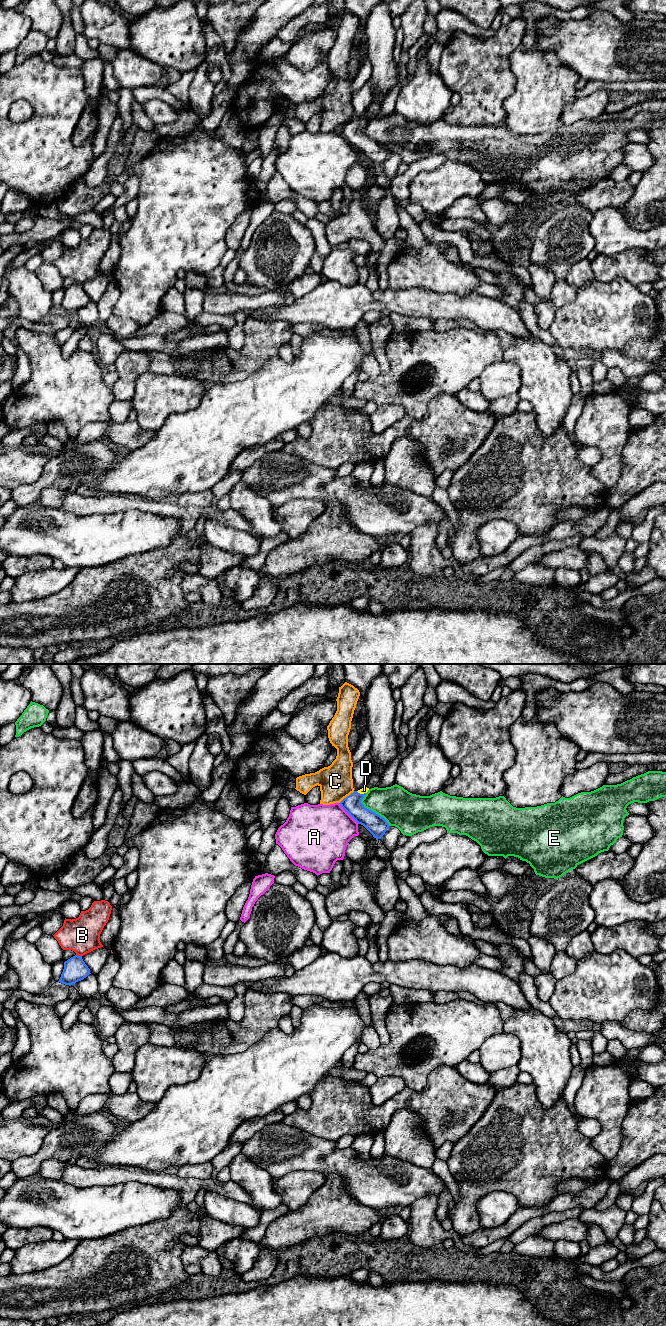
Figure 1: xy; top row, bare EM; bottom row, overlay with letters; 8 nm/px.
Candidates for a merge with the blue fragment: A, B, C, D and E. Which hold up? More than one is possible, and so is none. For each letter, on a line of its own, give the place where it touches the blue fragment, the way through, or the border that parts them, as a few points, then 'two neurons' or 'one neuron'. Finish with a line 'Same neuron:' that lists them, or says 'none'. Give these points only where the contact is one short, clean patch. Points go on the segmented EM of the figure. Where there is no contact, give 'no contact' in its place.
A: xy (348, 813) | two neurons
B: xy (79, 956) | two neurons
C: xy (347, 796) | along xy (354, 791), (339, 803) | two neurons
D: xy (361, 794) | across xy (373, 822), (358, 807), (361, 794), (364, 790) | one neuron
E: xy (370, 810) | two neurons
Same neuron: D

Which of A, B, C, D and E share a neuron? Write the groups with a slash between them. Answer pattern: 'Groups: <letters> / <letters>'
Groups: A / B / C / D / E

